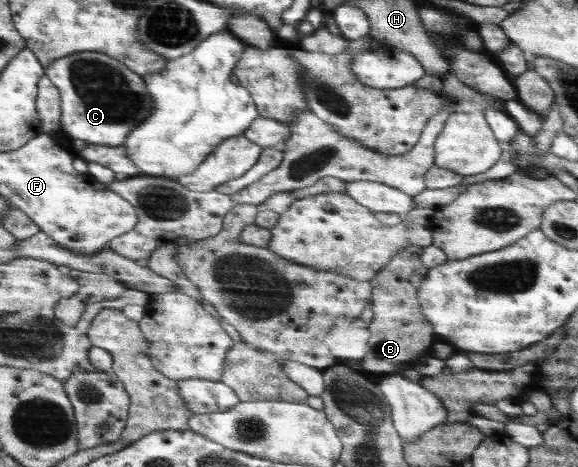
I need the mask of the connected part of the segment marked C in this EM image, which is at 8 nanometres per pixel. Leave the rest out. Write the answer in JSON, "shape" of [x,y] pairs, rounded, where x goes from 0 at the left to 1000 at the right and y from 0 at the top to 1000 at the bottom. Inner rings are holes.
{"shape":[[[140,109],[100,124],[85,137],[78,163],[104,193],[106,278],[123,300],[135,296],[157,310],[206,313],[265,233],[265,210],[251,188],[247,165],[171,109]]]}

